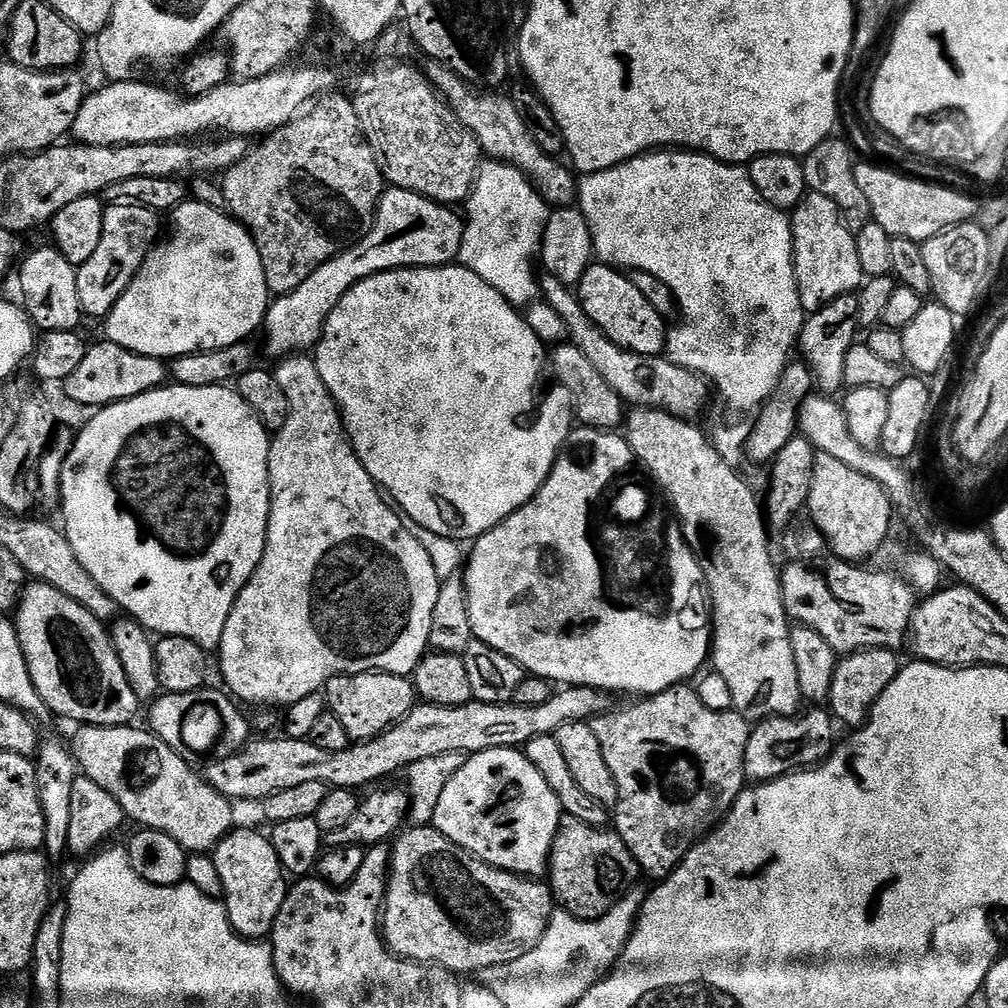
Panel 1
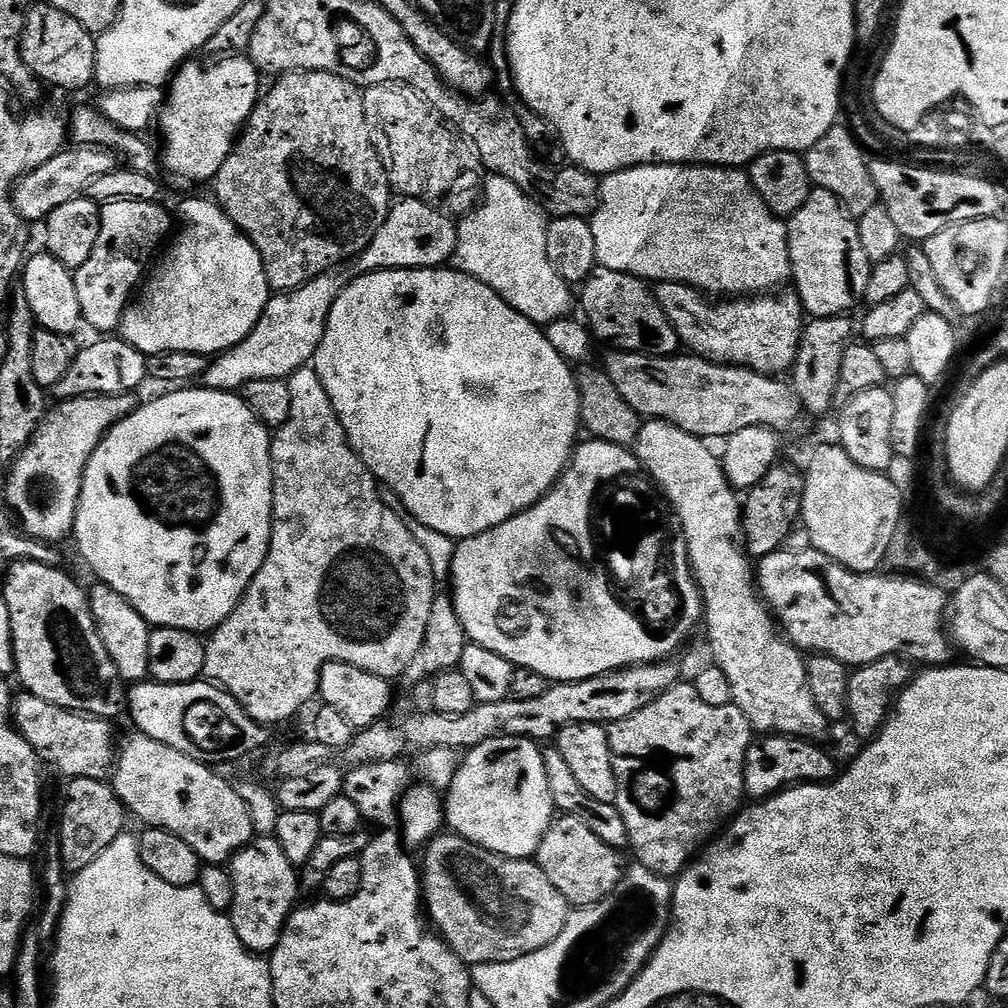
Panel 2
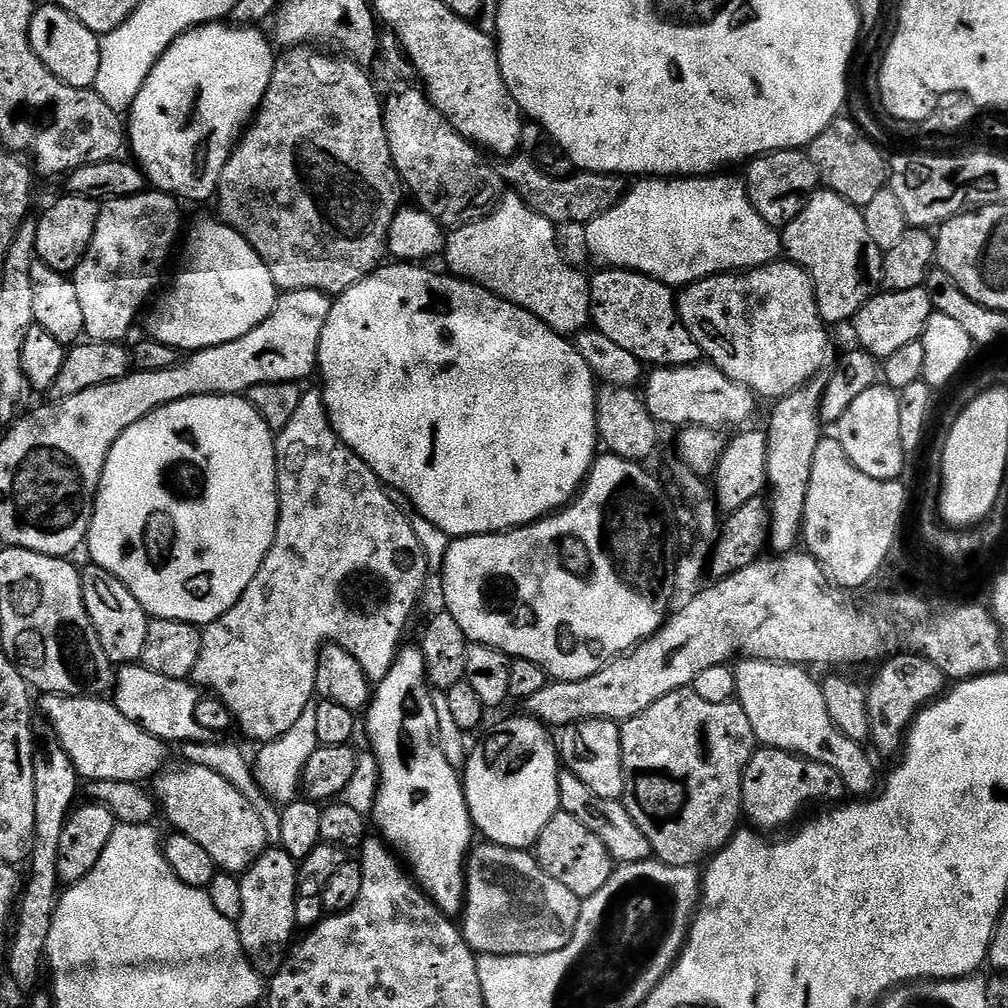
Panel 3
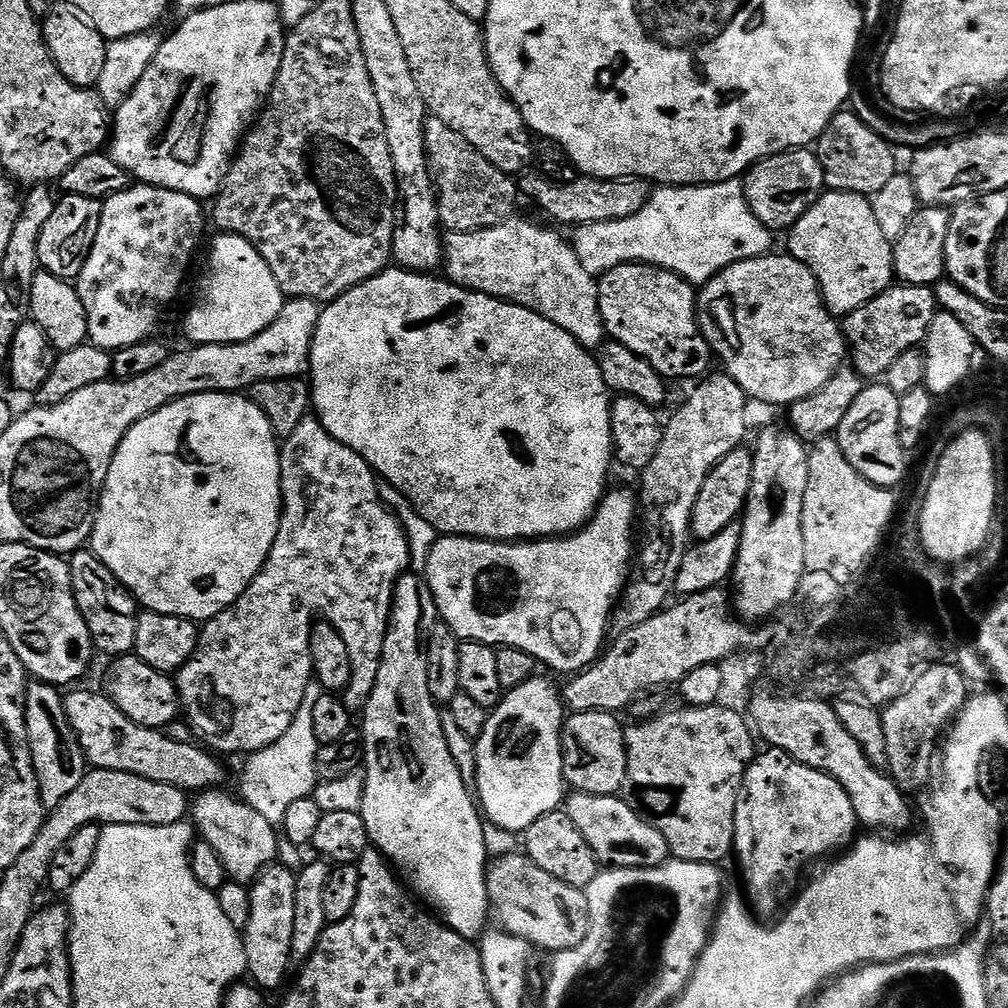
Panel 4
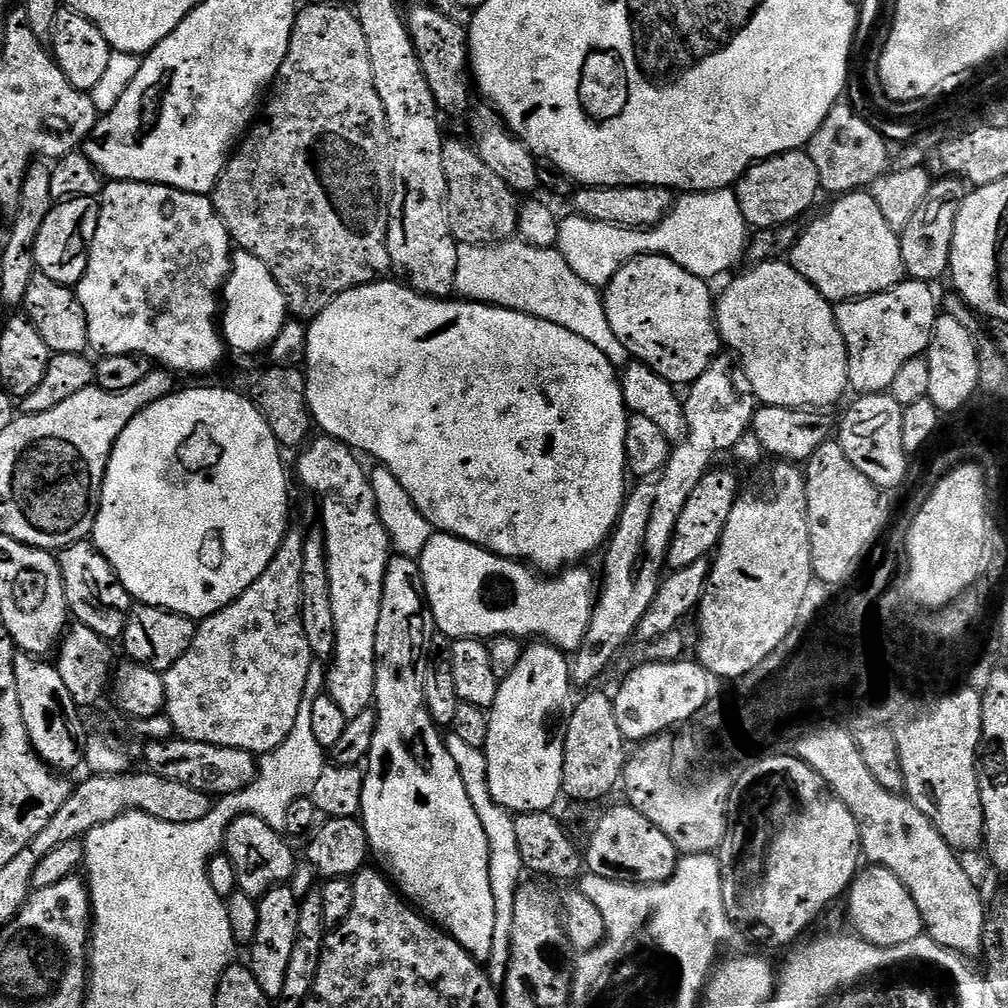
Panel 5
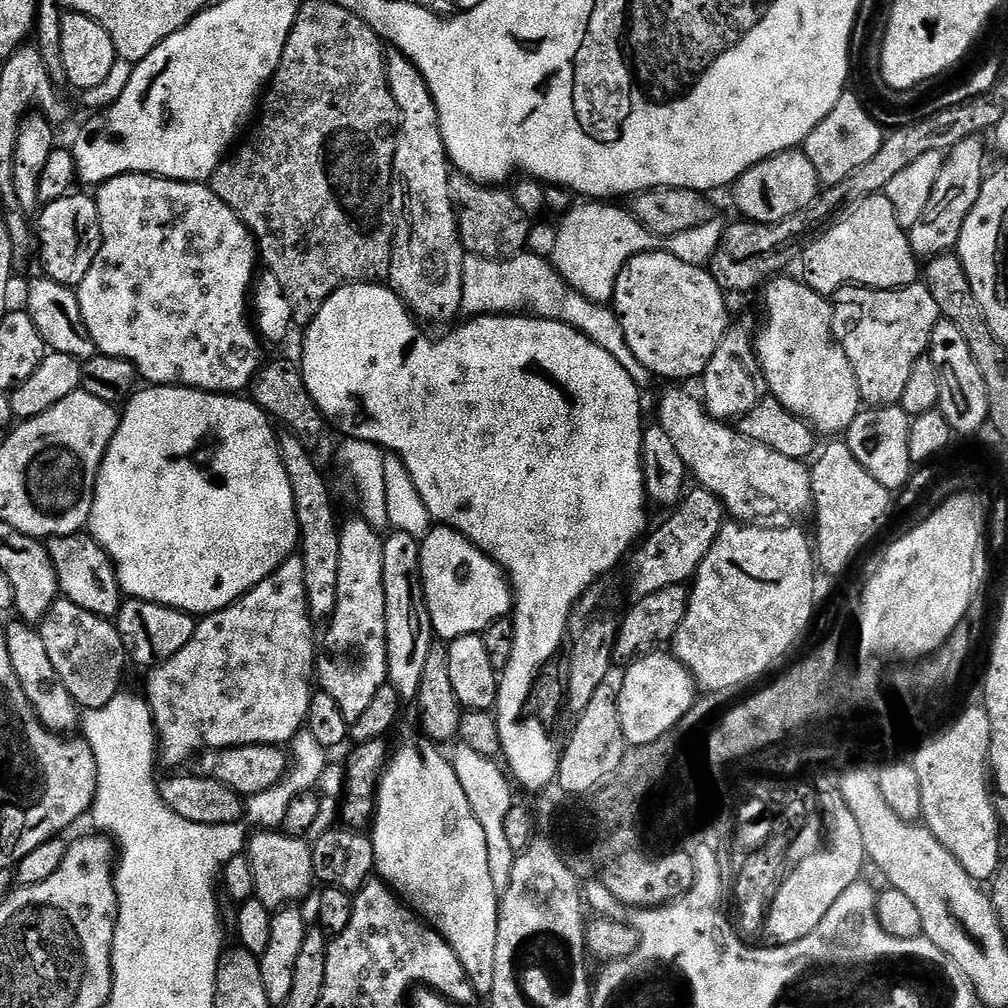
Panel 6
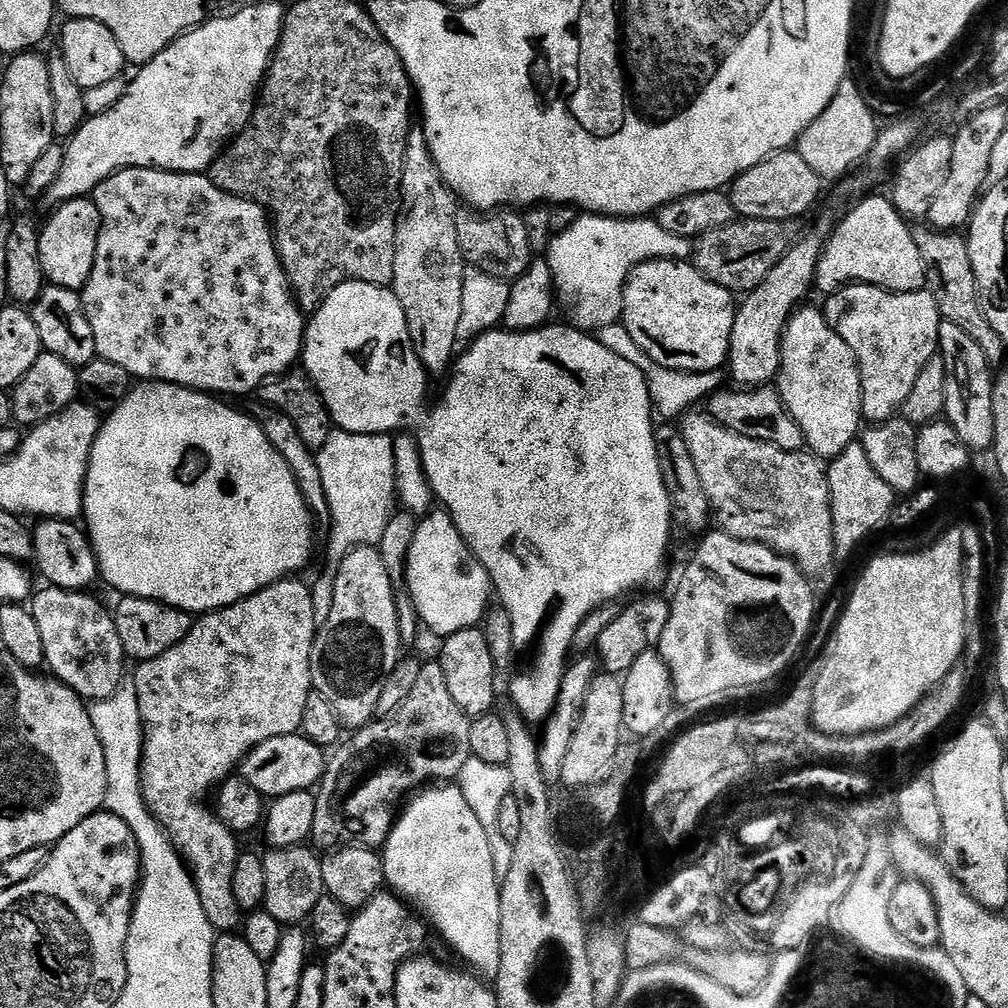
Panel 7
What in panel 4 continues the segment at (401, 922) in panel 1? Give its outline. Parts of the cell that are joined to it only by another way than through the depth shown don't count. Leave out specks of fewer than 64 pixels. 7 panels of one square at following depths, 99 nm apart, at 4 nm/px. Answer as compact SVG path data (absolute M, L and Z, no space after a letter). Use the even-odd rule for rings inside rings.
M509 854L491 861L488 903L495 923L497 920L503 931L526 941L533 949L545 948L548 954L578 946L589 930L587 895L581 889L566 886L566 882L558 882L558 878L534 866L524 854Z

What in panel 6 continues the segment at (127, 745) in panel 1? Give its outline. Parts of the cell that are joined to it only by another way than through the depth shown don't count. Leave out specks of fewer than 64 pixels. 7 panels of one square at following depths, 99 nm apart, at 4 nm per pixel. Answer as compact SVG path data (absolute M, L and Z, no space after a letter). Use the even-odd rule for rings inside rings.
M260 830L257 836L247 837L246 855L254 878L255 899L269 910L299 905L312 892L316 871L312 849L307 839L289 836L280 830Z

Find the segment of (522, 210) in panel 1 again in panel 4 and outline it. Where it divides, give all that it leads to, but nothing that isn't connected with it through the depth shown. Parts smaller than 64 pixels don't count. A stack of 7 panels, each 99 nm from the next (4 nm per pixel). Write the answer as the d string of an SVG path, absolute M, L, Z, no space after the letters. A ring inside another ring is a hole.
M513 218L477 232L448 232L444 236L442 268L443 271L448 271L445 272L447 279L453 284L469 288L471 292L492 296L505 304L517 304L526 310L542 314L542 318L554 322L554 326L562 326L562 330L566 330L566 334L570 334L584 348L596 350L605 343L606 333L600 313L600 285L597 277L591 276L582 267L582 262L578 262L576 249L569 241L567 244L558 233L551 232L532 220Z

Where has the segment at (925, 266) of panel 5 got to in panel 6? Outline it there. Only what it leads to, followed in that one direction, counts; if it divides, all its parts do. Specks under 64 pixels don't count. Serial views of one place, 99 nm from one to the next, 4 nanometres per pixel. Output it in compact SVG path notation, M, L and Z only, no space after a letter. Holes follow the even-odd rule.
M983 135L962 138L958 146L948 149L942 174L938 174L938 183L934 185L934 194L930 194L926 210L922 210L918 222L914 222L914 226L907 229L908 241L917 258L931 258L951 253L959 245L962 226L970 210L974 210L974 202L978 202L978 194L986 179L984 140Z

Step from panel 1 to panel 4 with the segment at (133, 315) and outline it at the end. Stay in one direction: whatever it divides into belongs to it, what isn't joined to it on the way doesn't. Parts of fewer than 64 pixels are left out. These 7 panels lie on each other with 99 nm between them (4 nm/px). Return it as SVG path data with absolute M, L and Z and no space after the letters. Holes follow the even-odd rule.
M220 234L208 256L208 273L200 284L200 297L184 320L184 332L193 345L241 344L269 328L285 303L284 291L262 254L246 238Z

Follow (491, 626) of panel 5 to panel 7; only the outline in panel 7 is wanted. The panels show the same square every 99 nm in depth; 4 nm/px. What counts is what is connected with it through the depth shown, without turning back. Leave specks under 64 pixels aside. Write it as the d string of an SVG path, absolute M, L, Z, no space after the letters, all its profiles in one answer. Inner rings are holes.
M433 510L416 525L414 542L410 546L408 563L404 565L406 594L416 608L417 617L425 629L429 628L437 638L453 636L458 630L477 627L490 607L494 589L488 572L476 561L476 556L464 547L464 539L458 534L452 517L443 510Z

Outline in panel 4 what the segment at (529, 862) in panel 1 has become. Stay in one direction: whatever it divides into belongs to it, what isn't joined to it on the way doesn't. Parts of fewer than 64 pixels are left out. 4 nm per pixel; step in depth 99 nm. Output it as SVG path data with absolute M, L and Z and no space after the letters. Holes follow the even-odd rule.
M537 674L531 676L522 686L510 688L500 697L500 703L491 709L488 721L486 722L486 730L482 730L480 737L474 742L474 751L476 755L477 774L474 781L474 792L478 797L479 807L482 809L483 815L487 817L491 823L496 824L502 830L513 834L522 834L530 826L530 822L538 822L538 818L542 818L542 814L550 814L557 811L565 803L566 785L564 782L564 767L562 766L562 750L560 749L560 735L564 733L564 721L566 719L566 709L562 699L562 692L559 687L555 688L548 680L543 680L543 675Z

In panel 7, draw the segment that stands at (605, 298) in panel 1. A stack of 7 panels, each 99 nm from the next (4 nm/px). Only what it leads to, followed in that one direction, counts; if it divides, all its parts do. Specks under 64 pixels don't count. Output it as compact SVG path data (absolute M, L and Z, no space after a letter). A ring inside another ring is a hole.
M648 260L624 284L622 326L658 366L679 372L715 372L727 365L737 307L733 293L710 282L695 264Z

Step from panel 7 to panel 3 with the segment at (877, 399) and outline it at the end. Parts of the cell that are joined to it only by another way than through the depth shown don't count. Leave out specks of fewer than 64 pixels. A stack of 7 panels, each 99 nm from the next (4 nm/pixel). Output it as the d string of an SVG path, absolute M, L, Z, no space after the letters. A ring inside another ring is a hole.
M927 287L914 290L898 290L897 292L881 291L862 306L862 310L854 317L856 324L856 340L863 351L875 356L882 362L896 353L901 346L910 346L910 342L920 340L924 335L924 327L932 317L932 303Z

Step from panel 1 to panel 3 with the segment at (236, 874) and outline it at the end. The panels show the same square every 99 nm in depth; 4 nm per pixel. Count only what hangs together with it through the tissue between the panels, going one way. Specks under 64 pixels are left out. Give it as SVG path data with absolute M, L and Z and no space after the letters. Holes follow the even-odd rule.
M269 847L240 876L242 914L235 921L240 945L252 967L261 974L271 974L280 967L297 931L294 918L296 869L298 862L281 847Z

